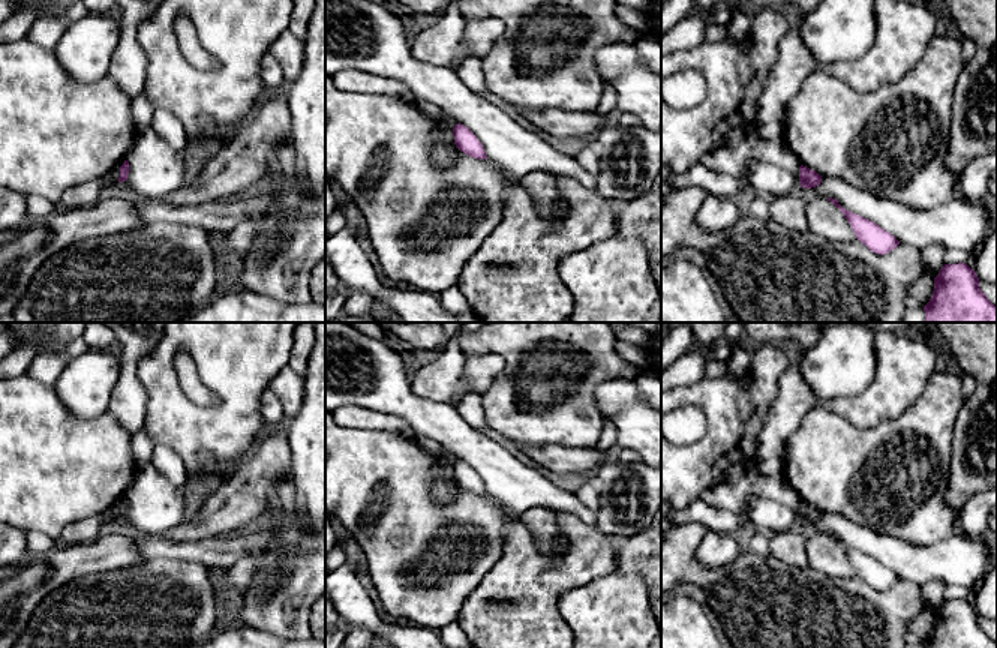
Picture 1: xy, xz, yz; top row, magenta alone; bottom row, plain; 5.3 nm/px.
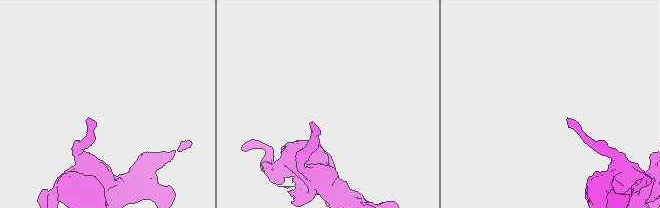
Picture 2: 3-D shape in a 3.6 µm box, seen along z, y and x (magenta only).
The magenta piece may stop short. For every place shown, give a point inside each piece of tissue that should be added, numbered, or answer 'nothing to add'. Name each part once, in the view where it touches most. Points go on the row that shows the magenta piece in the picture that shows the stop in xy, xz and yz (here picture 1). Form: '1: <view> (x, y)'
nothing to add

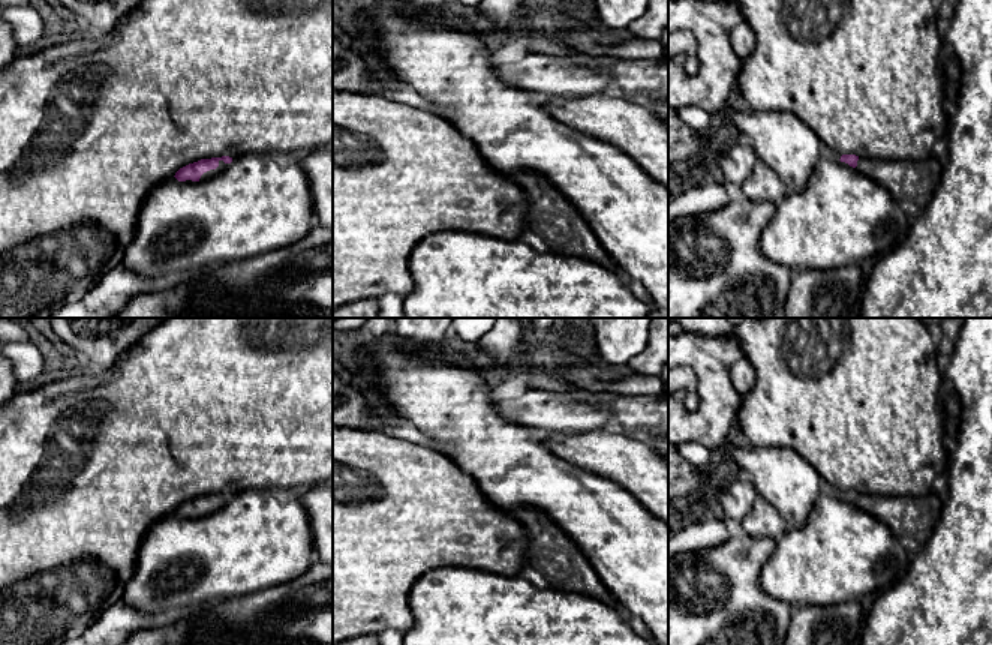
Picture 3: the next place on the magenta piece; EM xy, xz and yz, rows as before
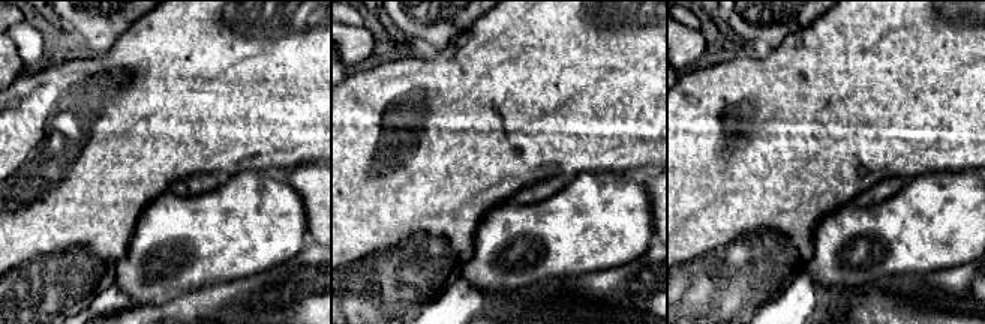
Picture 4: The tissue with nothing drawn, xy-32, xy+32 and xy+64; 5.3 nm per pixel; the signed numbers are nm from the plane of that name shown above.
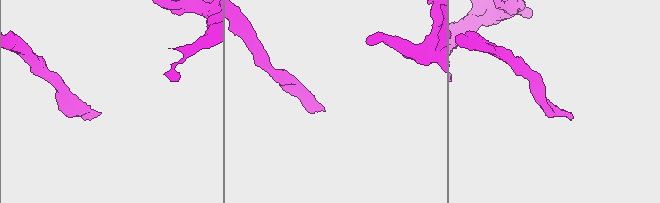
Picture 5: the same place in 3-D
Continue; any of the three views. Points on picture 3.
1: xy (222, 165)

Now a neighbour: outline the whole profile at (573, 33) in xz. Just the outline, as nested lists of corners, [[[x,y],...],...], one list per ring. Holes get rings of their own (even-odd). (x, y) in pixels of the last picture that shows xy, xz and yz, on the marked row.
[[[565,4],[556,6],[548,18],[548,27],[557,30],[560,40],[572,51],[587,56],[611,56],[623,60],[661,60],[664,48],[659,40],[632,39],[625,44],[605,46],[584,33],[584,24],[565,15]]]

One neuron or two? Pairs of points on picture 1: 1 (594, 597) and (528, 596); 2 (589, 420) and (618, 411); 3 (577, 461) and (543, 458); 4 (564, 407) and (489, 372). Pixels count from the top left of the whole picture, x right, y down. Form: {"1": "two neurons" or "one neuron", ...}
{"1": "two neurons", "2": "two neurons", "3": "one neuron", "4": "two neurons"}

